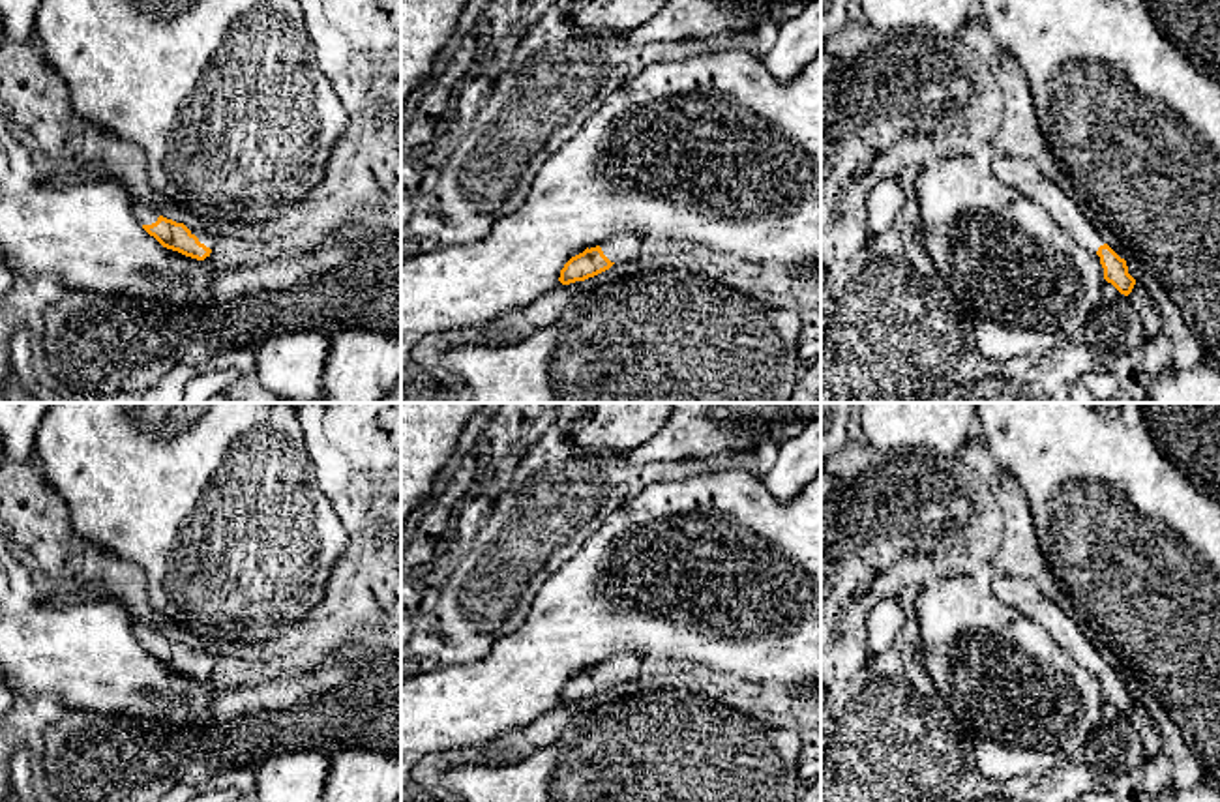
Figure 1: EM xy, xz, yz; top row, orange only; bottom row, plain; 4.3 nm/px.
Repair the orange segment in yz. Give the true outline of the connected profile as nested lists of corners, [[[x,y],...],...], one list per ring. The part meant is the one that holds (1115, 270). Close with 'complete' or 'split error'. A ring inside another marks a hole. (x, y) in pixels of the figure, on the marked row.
[[[993,152],[982,157],[982,161],[1003,184],[1040,204],[1051,219],[1076,236],[1087,249],[1094,251],[1100,257],[1108,283],[1124,296],[1132,292],[1136,279],[1128,274],[1126,260],[1104,242],[1074,200],[1042,172],[1034,159]]]; split error

